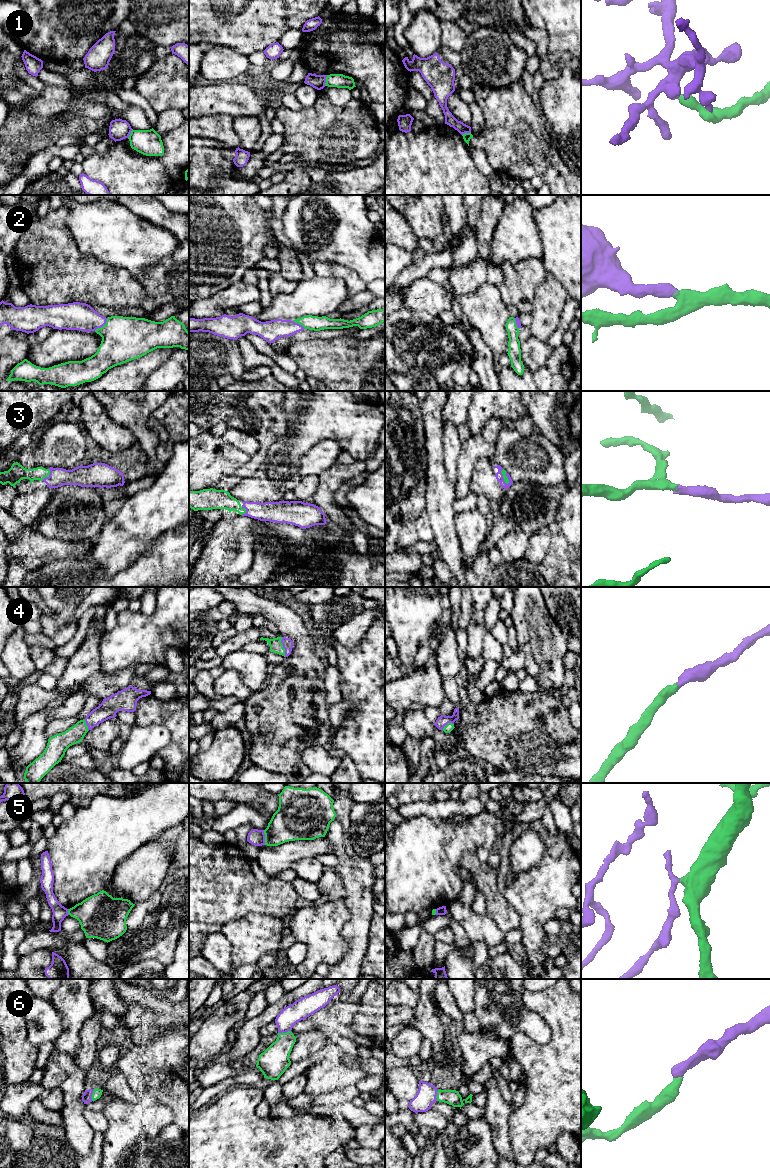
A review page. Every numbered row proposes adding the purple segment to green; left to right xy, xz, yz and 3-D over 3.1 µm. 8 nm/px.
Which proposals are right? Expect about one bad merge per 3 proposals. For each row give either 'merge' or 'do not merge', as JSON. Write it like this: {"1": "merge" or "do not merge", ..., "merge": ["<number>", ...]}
{"1": "do not merge", "2": "merge", "3": "merge", "4": "merge", "5": "do not merge", "6": "merge", "merge": ["2", "3", "4", "6"]}

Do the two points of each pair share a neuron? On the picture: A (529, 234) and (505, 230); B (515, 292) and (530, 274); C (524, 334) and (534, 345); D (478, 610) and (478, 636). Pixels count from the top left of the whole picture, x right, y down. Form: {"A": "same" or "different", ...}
{"A": "same", "B": "same", "C": "different", "D": "same"}

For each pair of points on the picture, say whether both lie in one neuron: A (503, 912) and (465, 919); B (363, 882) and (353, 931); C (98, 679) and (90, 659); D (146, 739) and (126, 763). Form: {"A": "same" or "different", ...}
{"A": "different", "B": "same", "C": "different", "D": "same"}

